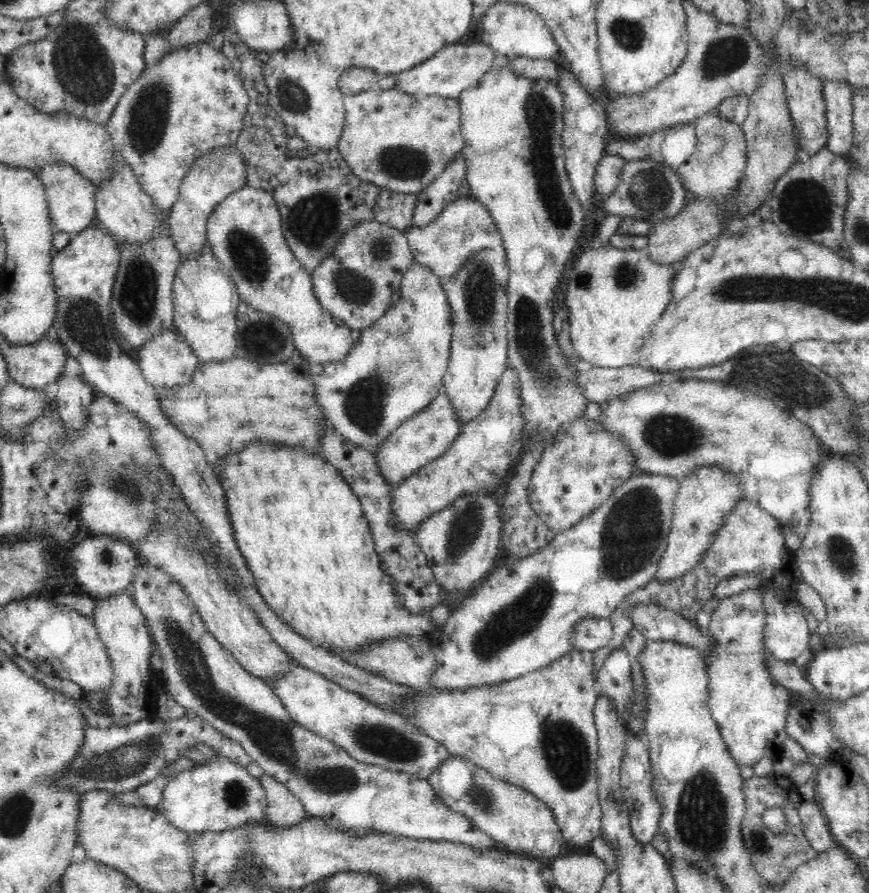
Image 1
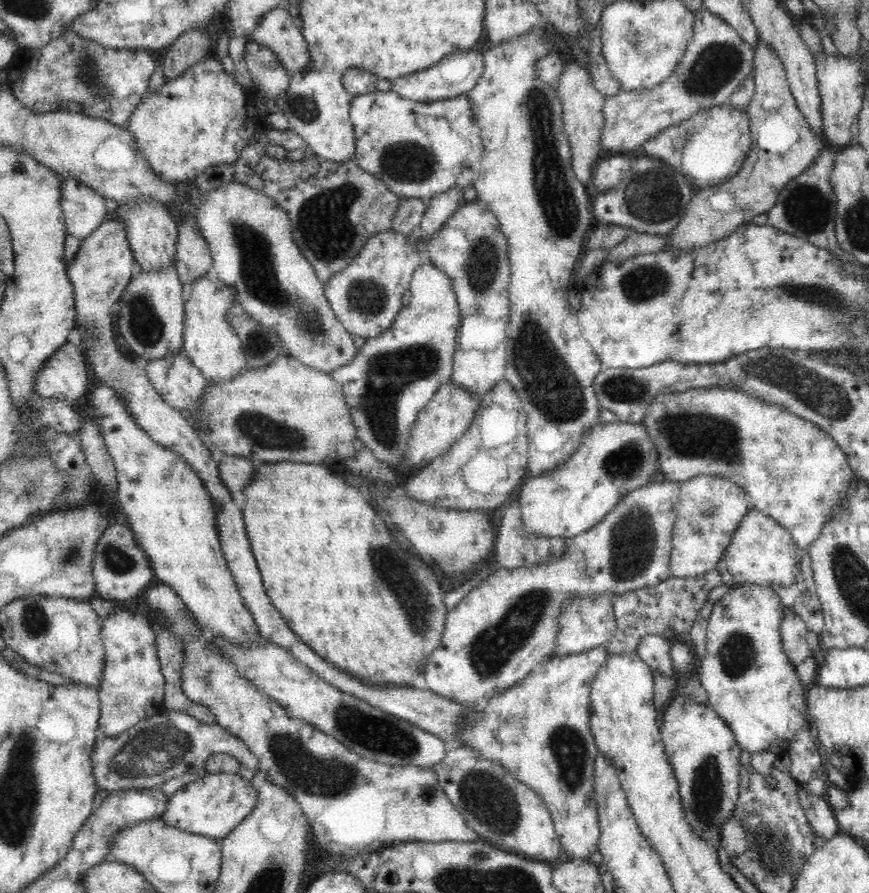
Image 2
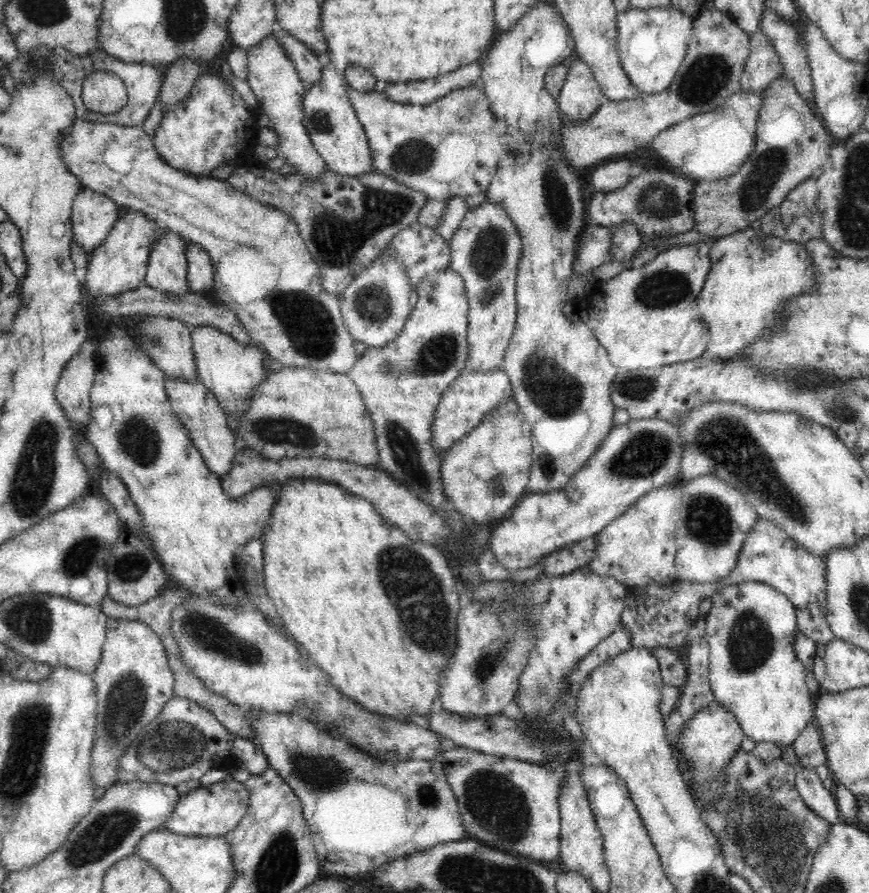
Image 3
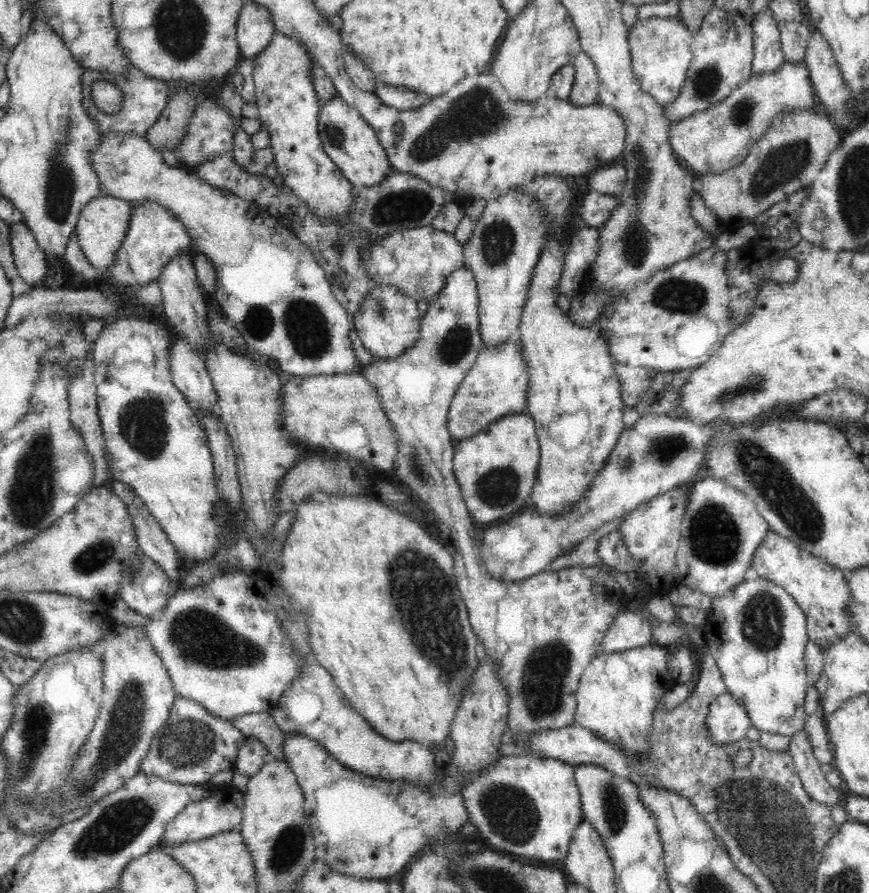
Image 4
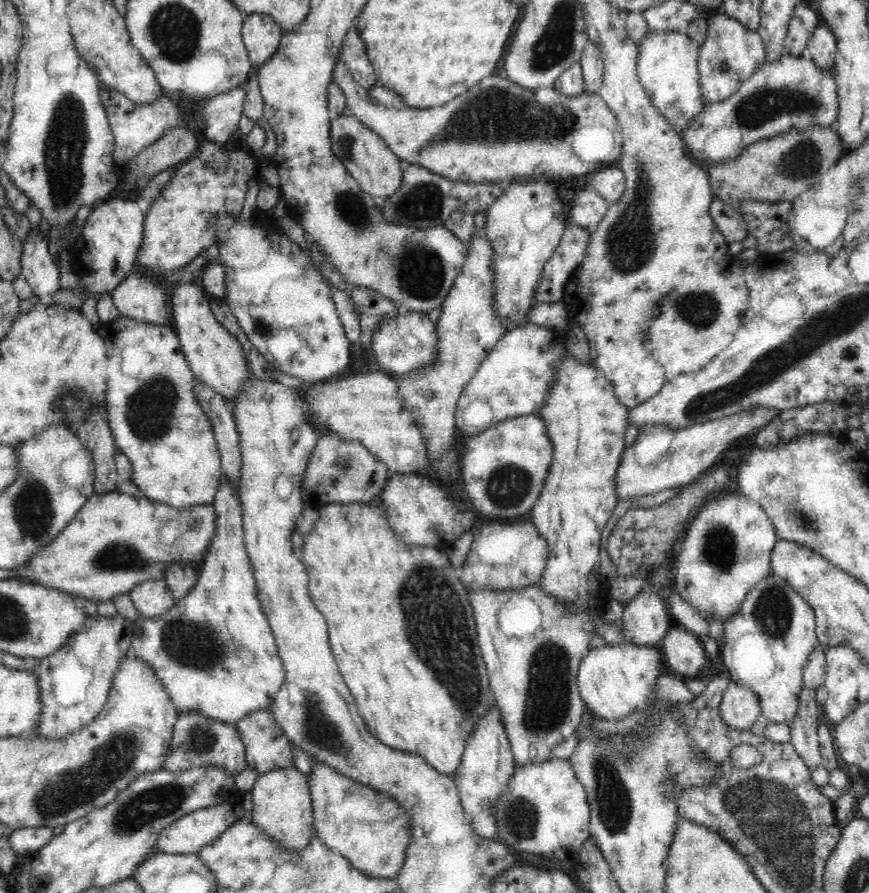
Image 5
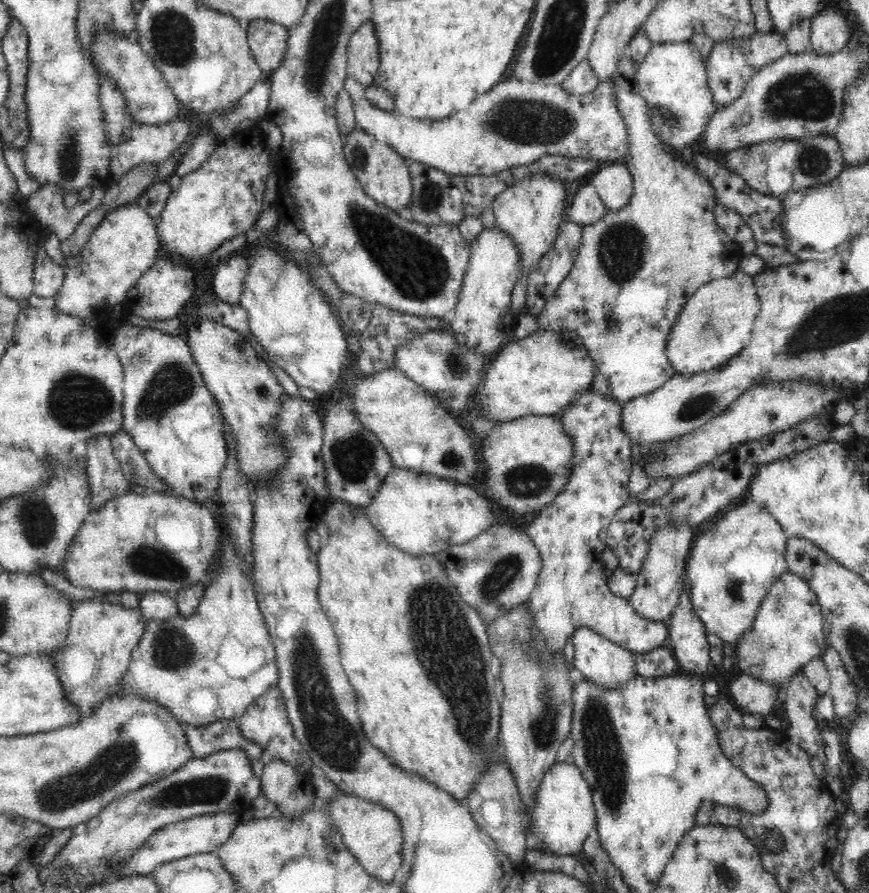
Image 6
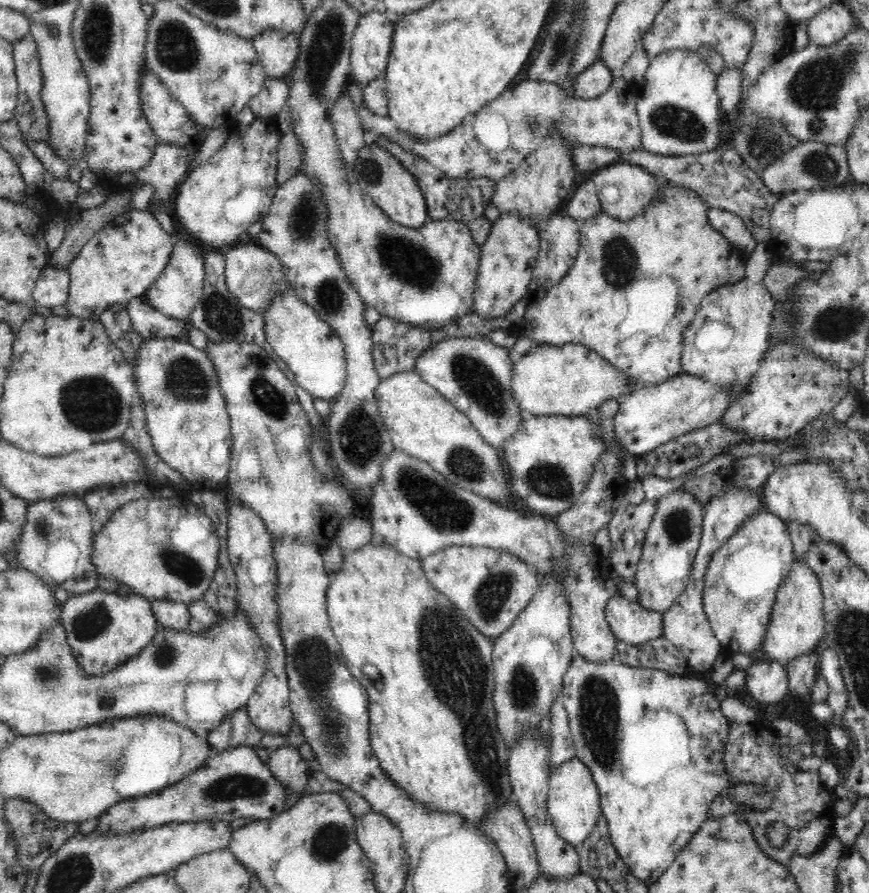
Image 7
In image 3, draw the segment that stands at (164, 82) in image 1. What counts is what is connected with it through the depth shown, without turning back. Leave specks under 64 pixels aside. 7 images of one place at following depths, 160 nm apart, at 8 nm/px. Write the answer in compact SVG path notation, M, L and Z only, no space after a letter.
M206 72L196 79L195 85L190 90L190 94L186 96L186 100L178 102L174 110L170 110L168 114L162 116L162 122L156 126L156 136L151 138L158 155L162 157L162 161L176 169L187 173L188 175L209 175L214 169L222 164L232 164L241 166L242 164L254 161L254 148L259 144L255 136L258 128L257 120L259 114L252 114L242 100L241 95L236 89L229 86L224 79L212 72Z

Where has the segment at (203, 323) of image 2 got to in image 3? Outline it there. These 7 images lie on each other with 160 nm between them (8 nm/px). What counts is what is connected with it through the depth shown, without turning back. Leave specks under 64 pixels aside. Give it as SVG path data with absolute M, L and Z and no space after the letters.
M212 325L195 327L191 331L191 341L196 361L198 380L202 381L212 394L226 416L245 413L254 388L266 379L268 373L266 353L259 346L240 344L234 337Z

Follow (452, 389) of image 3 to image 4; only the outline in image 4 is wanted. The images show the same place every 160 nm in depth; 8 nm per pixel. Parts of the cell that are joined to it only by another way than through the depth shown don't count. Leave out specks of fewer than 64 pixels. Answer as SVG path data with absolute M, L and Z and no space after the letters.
M518 333L512 334L501 346L480 351L472 370L460 383L452 399L447 418L448 430L455 442L469 439L484 431L489 423L507 414L518 414L527 403L530 371L526 364Z

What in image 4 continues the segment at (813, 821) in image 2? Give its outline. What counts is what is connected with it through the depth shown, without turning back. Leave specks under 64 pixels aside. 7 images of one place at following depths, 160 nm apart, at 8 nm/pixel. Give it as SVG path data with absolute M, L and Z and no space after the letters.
M805 728L791 737L788 751L793 756L798 776L808 796L830 808L836 806L840 802L840 793L827 781L825 773L820 769Z

